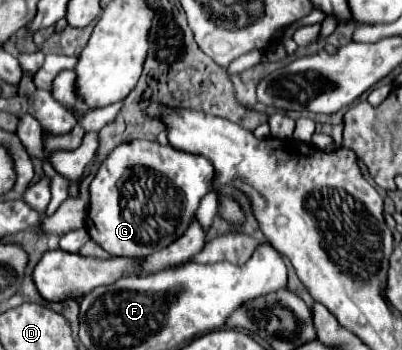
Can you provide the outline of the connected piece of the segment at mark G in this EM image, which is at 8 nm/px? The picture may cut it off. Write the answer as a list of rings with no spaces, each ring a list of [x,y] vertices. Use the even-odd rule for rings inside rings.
[[[156,140],[120,144],[90,182],[88,234],[112,256],[146,258],[178,240],[198,210],[198,202],[214,190],[214,166],[208,158],[162,146]]]

